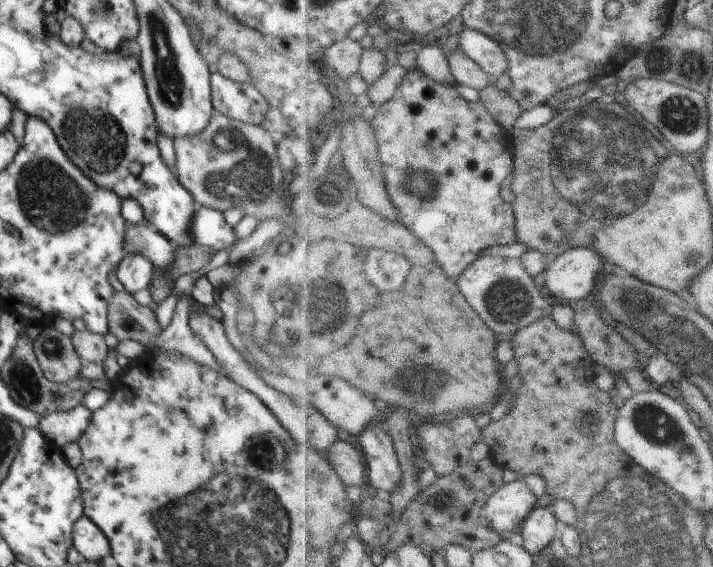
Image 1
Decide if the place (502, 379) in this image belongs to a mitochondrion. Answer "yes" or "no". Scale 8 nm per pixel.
no

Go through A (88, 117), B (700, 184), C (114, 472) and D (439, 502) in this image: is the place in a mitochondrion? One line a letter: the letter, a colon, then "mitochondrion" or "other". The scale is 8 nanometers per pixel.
A: mitochondrion
B: other
C: other
D: mitochondrion

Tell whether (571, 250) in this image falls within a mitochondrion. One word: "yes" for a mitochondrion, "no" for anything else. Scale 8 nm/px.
no

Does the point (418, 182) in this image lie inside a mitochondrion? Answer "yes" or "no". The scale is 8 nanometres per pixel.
yes

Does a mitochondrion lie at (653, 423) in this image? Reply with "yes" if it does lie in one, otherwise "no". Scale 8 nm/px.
yes

